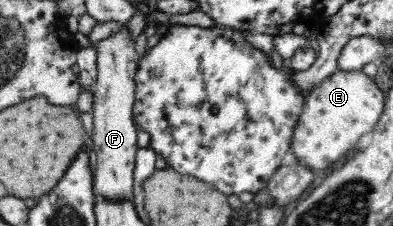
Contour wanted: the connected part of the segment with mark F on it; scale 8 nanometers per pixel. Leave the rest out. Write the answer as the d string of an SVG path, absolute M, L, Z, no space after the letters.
M122 25L117 31L112 32L96 42L87 42L87 46L96 51L97 78L94 85L94 110L92 123L92 149L96 154L96 171L94 171L93 185L99 193L106 198L127 198L133 196L134 167L136 165L136 152L138 149L137 133L134 128L134 74L136 73L137 62L141 56L136 49L134 34Z

